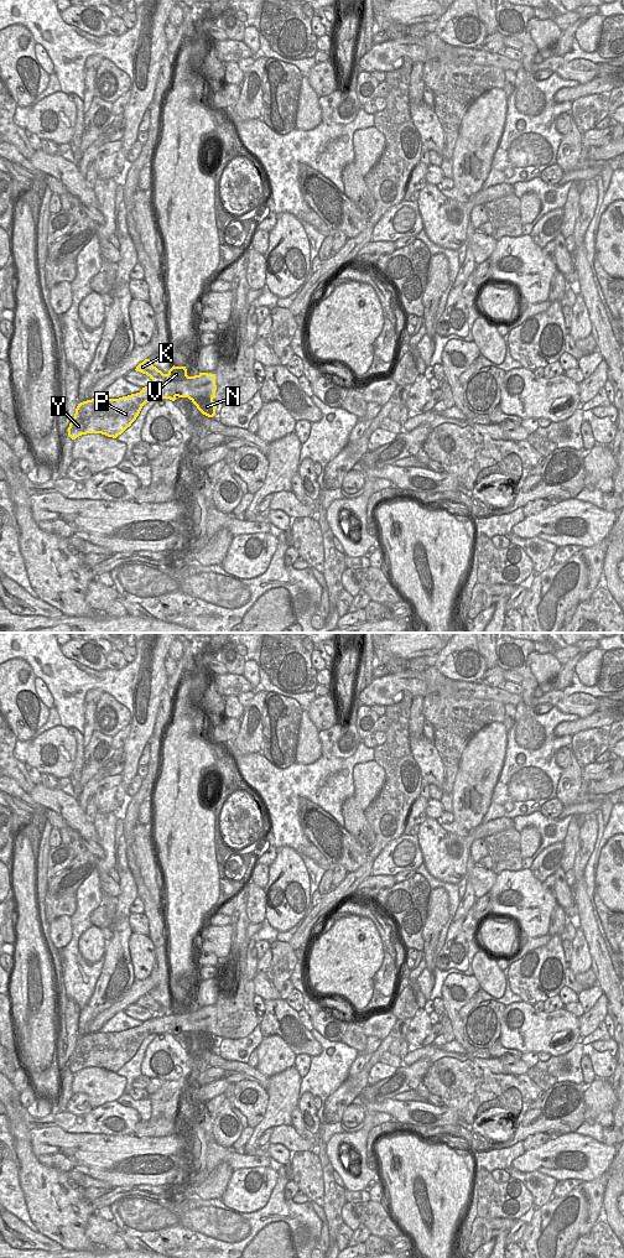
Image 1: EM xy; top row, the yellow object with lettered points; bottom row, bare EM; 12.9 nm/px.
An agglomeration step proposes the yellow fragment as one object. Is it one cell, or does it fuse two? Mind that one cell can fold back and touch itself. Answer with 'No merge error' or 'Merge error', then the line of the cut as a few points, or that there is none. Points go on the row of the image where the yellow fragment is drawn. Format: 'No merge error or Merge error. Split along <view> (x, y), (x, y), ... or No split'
Merge error. Split along xy (152, 381), (180, 383), (183, 385)

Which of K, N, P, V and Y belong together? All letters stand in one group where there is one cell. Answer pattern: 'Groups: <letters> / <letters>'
Groups: K N V / P Y

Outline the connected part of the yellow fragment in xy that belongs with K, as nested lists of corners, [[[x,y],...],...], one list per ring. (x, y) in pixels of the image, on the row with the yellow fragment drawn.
[[[145,359],[136,369],[152,379],[152,383],[180,384],[177,393],[178,397],[188,397],[197,409],[206,416],[213,417],[215,415],[215,375],[208,373],[199,373],[194,376],[187,375],[186,367],[172,367],[167,374],[163,374],[152,365],[150,359]]]

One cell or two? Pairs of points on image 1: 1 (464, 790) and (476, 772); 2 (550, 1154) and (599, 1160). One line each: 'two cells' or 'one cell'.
1: one cell
2: one cell

